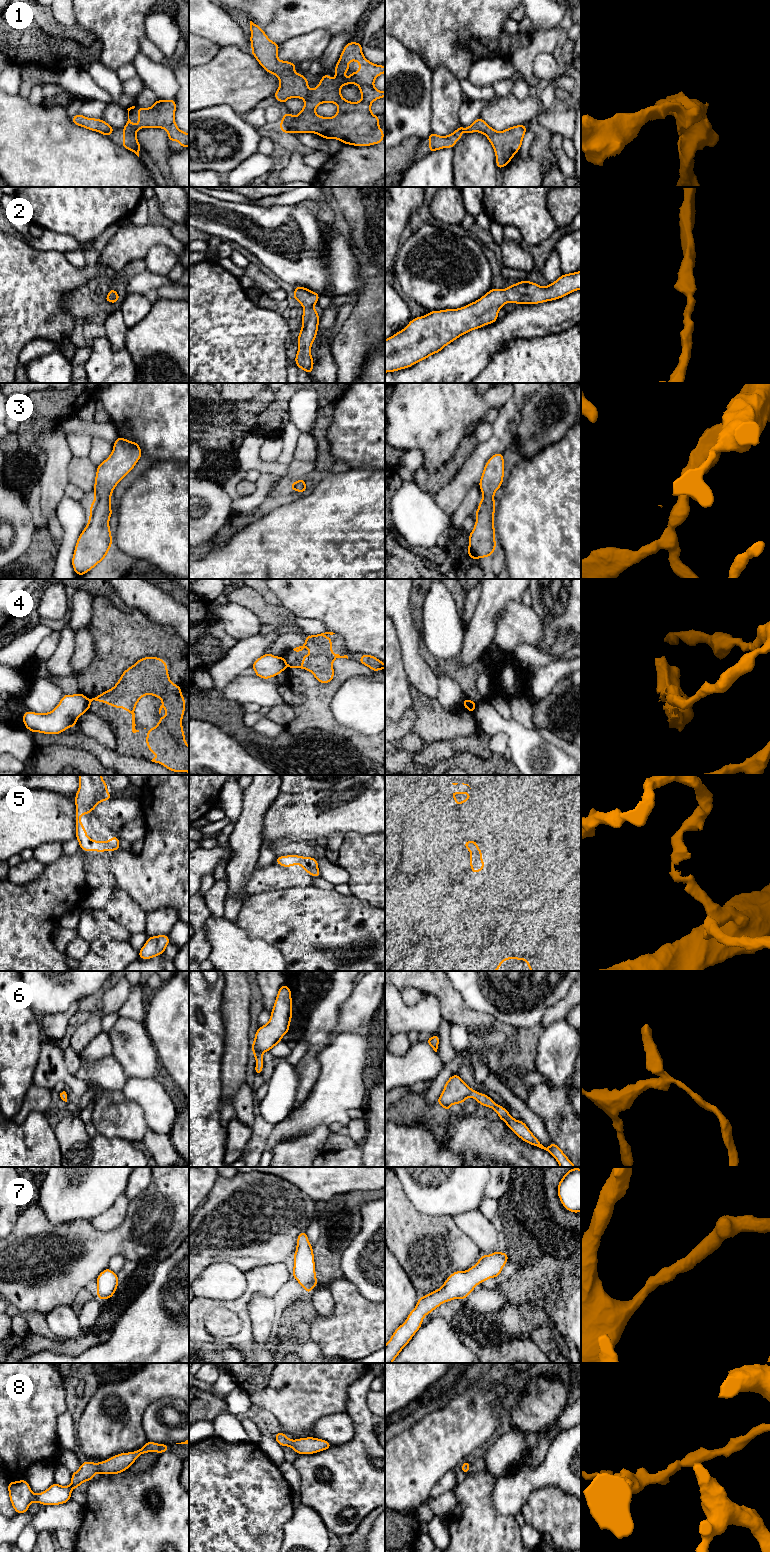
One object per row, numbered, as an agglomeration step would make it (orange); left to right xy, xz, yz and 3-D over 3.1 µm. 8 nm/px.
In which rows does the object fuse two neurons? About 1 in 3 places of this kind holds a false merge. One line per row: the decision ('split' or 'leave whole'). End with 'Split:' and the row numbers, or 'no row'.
1: leave whole
2: leave whole
3: leave whole
4: split
5: leave whole
6: leave whole
7: leave whole
8: leave whole
Split: 4

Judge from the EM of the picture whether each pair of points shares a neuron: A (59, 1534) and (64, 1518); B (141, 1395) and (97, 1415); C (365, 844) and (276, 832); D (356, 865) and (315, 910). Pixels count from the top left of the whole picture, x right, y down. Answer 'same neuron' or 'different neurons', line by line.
A: different neurons
B: same neuron
C: different neurons
D: different neurons

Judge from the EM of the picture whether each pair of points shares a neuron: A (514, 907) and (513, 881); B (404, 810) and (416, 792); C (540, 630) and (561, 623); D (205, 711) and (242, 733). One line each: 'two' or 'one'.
A: two
B: one
C: two
D: one

